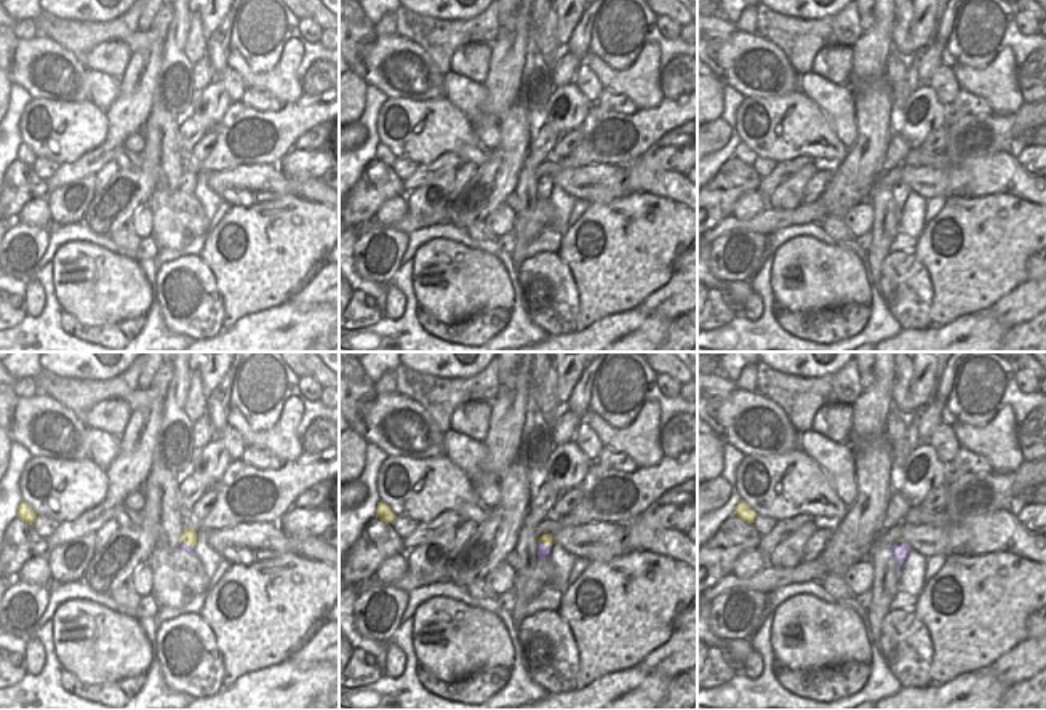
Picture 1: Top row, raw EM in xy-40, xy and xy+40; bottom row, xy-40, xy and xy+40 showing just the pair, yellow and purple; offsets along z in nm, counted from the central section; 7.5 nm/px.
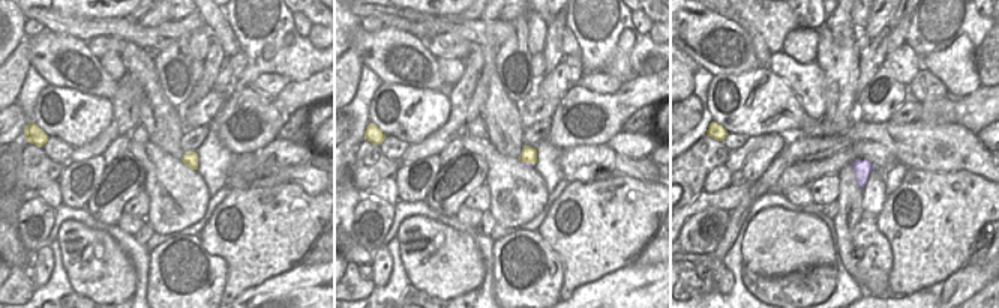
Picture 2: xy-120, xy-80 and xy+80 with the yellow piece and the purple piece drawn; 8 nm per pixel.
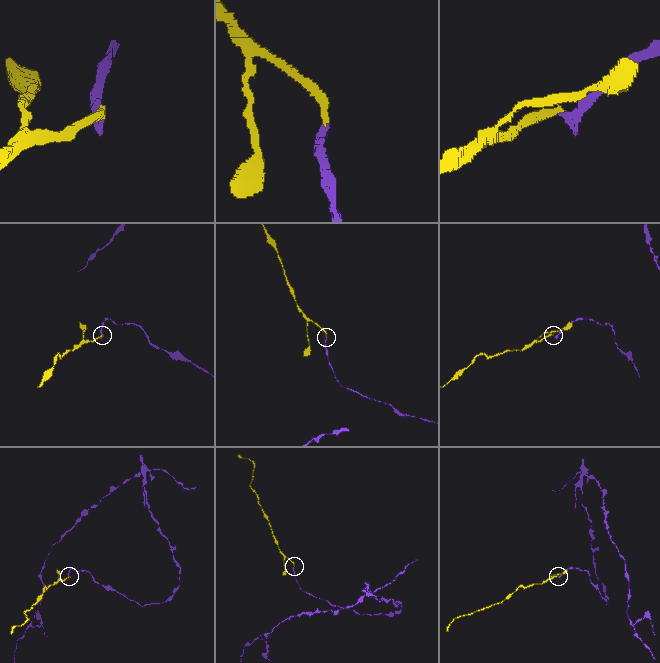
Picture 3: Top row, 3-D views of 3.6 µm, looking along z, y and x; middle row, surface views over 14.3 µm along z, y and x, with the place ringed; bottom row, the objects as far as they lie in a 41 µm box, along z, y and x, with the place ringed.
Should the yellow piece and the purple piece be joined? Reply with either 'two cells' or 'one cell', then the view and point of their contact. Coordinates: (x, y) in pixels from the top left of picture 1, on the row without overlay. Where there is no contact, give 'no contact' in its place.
two cells | xy-40 (186, 184)

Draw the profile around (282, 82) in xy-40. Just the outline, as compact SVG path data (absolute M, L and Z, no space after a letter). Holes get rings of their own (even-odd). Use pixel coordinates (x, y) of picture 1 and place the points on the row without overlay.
M289 40L283 48L278 64L265 74L254 74L243 56L232 46L226 66L243 78L246 90L254 88L258 91L267 91L283 104L291 104L304 96L299 80L301 59L302 43L299 40Z

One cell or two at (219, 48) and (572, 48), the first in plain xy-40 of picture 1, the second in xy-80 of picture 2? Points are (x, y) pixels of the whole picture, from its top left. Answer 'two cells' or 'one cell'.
two cells

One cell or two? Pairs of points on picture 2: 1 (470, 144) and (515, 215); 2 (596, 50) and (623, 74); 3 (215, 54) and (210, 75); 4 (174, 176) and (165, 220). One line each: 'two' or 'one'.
1: one
2: two
3: one
4: one

